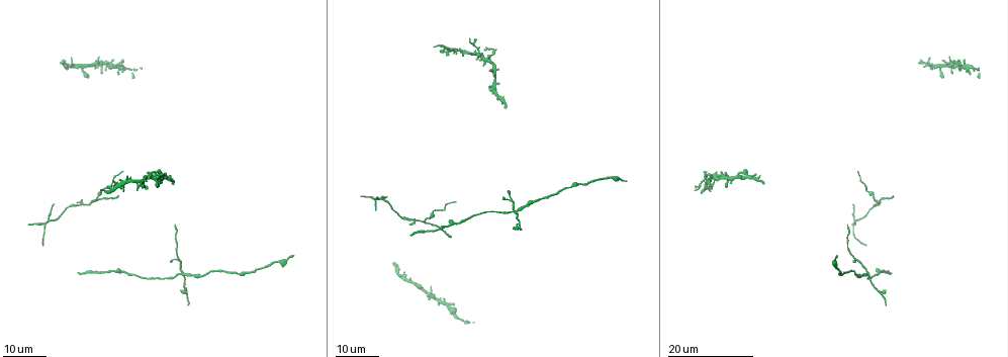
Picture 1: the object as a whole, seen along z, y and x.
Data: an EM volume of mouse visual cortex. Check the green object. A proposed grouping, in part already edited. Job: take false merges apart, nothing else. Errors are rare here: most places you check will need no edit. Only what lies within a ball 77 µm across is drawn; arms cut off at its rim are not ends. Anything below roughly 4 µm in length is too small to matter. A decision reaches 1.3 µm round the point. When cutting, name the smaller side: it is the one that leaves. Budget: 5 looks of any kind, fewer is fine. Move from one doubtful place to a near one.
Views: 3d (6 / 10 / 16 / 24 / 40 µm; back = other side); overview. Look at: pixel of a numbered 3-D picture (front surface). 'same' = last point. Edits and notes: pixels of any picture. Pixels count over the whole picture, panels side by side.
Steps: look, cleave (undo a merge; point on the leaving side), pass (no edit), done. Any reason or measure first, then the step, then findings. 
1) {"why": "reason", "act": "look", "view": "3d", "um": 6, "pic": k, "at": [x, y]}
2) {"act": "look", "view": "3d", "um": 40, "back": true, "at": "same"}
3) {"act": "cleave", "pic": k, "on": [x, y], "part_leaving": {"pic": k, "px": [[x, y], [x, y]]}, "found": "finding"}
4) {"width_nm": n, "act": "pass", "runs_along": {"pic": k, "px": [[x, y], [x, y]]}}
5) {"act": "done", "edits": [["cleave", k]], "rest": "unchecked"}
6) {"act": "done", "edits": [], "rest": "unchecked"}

{"act": "look", "view": "3d", "um": 24, "pic": 1, "at": [153, 175]}

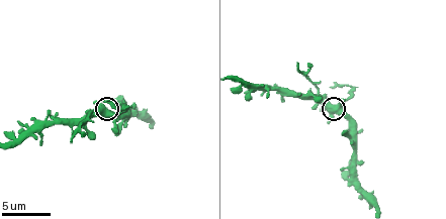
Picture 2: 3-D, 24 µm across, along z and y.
{"why": "closer look", "act": "look", "view": "3d", "um": 10, "pic": 2, "at": [109, 114]}

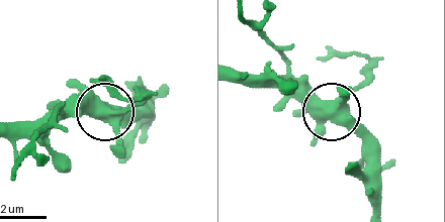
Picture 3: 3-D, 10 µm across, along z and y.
{"act": "pass", "runs_along": {"pic": 3, "px": [[378, 207], [376, 160], [334, 109], [382, 59]]}, "found": "continuous, no second neuron"}

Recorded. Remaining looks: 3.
{"why": "three-way junction", "act": "look", "view": "3d", "um": 24, "pic": 1, "at": [92, 201]}

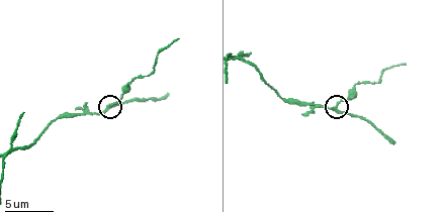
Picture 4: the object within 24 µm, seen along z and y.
{"act": "look", "view": "3d", "um": 6, "pic": 4, "at": [338, 112]}

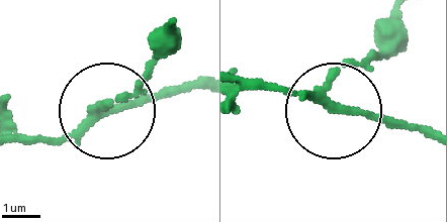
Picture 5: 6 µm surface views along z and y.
{"arms": 3, "act": "cleave", "pic": 5, "on": [126, 96], "part_leaving": {"pic": 5, "px": [[315, 91], [366, 56], [382, 23]]}, "found": "a second neuron is stuck on"}

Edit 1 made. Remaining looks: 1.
{"act": "done", "edits": [["cleave", 5]], "rest": "unchecked"}

